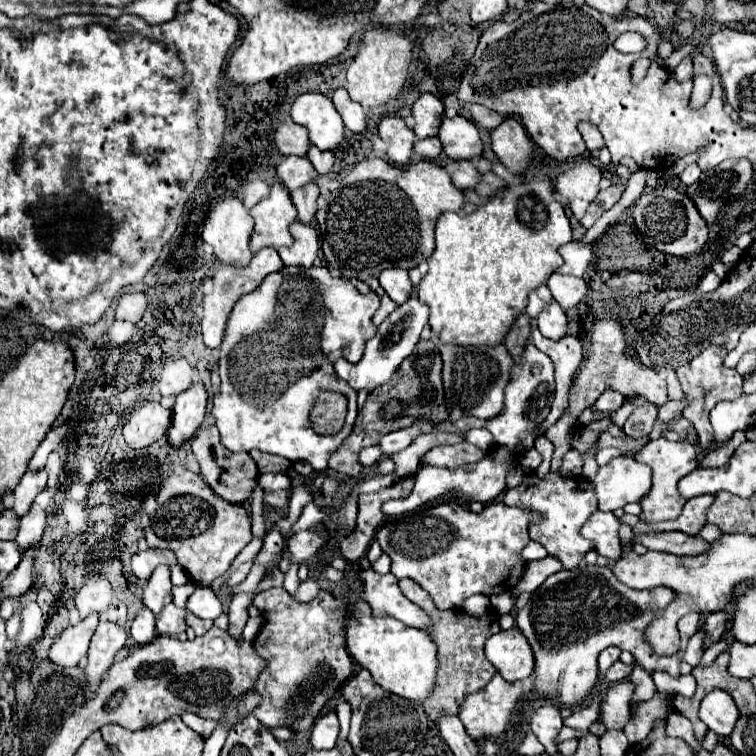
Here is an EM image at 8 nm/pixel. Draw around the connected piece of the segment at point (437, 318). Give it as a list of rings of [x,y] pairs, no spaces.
[[[531,166],[521,184],[509,186],[489,198],[477,212],[455,214],[445,212],[435,228],[435,252],[431,254],[429,272],[423,276],[417,296],[429,306],[429,326],[443,344],[457,346],[499,346],[503,344],[511,324],[527,306],[527,294],[563,264],[557,248],[571,242],[571,226],[561,202],[557,200],[549,178]]]

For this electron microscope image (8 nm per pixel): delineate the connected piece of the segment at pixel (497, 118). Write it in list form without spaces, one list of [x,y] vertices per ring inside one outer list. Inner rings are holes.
[[[469,104],[469,114],[485,130],[495,130],[505,120],[501,114],[497,114],[495,110],[489,110],[489,108],[481,106],[481,104]]]

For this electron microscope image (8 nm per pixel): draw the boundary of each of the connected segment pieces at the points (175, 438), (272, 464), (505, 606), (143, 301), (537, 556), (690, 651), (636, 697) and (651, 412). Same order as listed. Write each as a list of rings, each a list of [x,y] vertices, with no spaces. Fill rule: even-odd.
[[[195,382],[189,390],[179,394],[175,400],[177,400],[175,402],[177,408],[173,408],[173,422],[167,430],[167,440],[169,446],[181,448],[183,442],[195,436],[197,428],[203,422],[205,406],[207,406],[207,390],[201,382]]]
[[[251,450],[249,456],[255,460],[259,474],[265,474],[265,472],[285,472],[291,466],[291,462],[287,462],[285,458],[263,454],[259,450]]]
[[[509,592],[491,596],[491,606],[493,606],[495,610],[499,610],[499,614],[509,614],[509,612],[513,610],[513,604],[515,604],[515,600],[509,596]]]
[[[137,292],[137,294],[123,294],[117,310],[115,310],[115,318],[117,320],[129,320],[129,322],[139,322],[147,310],[147,296]]]
[[[531,540],[531,542],[525,546],[525,550],[521,552],[521,556],[523,556],[523,560],[527,560],[527,562],[531,562],[531,560],[541,560],[541,558],[547,556],[547,550],[545,550],[543,544]]]
[[[697,630],[693,634],[693,638],[689,640],[689,646],[687,646],[687,652],[683,654],[683,660],[689,662],[691,666],[697,666],[701,656],[703,656],[703,640],[705,640],[705,634],[703,630]]]
[[[637,662],[633,666],[633,674],[631,674],[631,680],[635,684],[635,694],[633,694],[633,702],[645,702],[645,700],[651,700],[655,696],[655,684],[653,684],[653,678],[647,670],[643,670]]]
[[[645,402],[645,406],[637,408],[625,422],[623,432],[629,438],[643,438],[649,436],[653,430],[653,424],[657,420],[657,406],[653,406],[651,402]]]

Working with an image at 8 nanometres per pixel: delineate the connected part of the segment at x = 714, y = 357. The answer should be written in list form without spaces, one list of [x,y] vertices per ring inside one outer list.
[[[709,346],[707,350],[703,350],[697,358],[693,358],[687,366],[681,366],[677,372],[677,378],[683,386],[685,398],[689,400],[689,404],[683,410],[683,418],[687,418],[695,430],[697,430],[697,444],[701,446],[703,452],[709,450],[709,446],[715,442],[713,436],[713,428],[709,424],[709,410],[711,406],[715,406],[715,402],[719,400],[735,400],[741,396],[741,386],[743,386],[743,378],[735,368],[725,368],[723,360],[727,356],[727,350],[723,350],[721,346]]]

